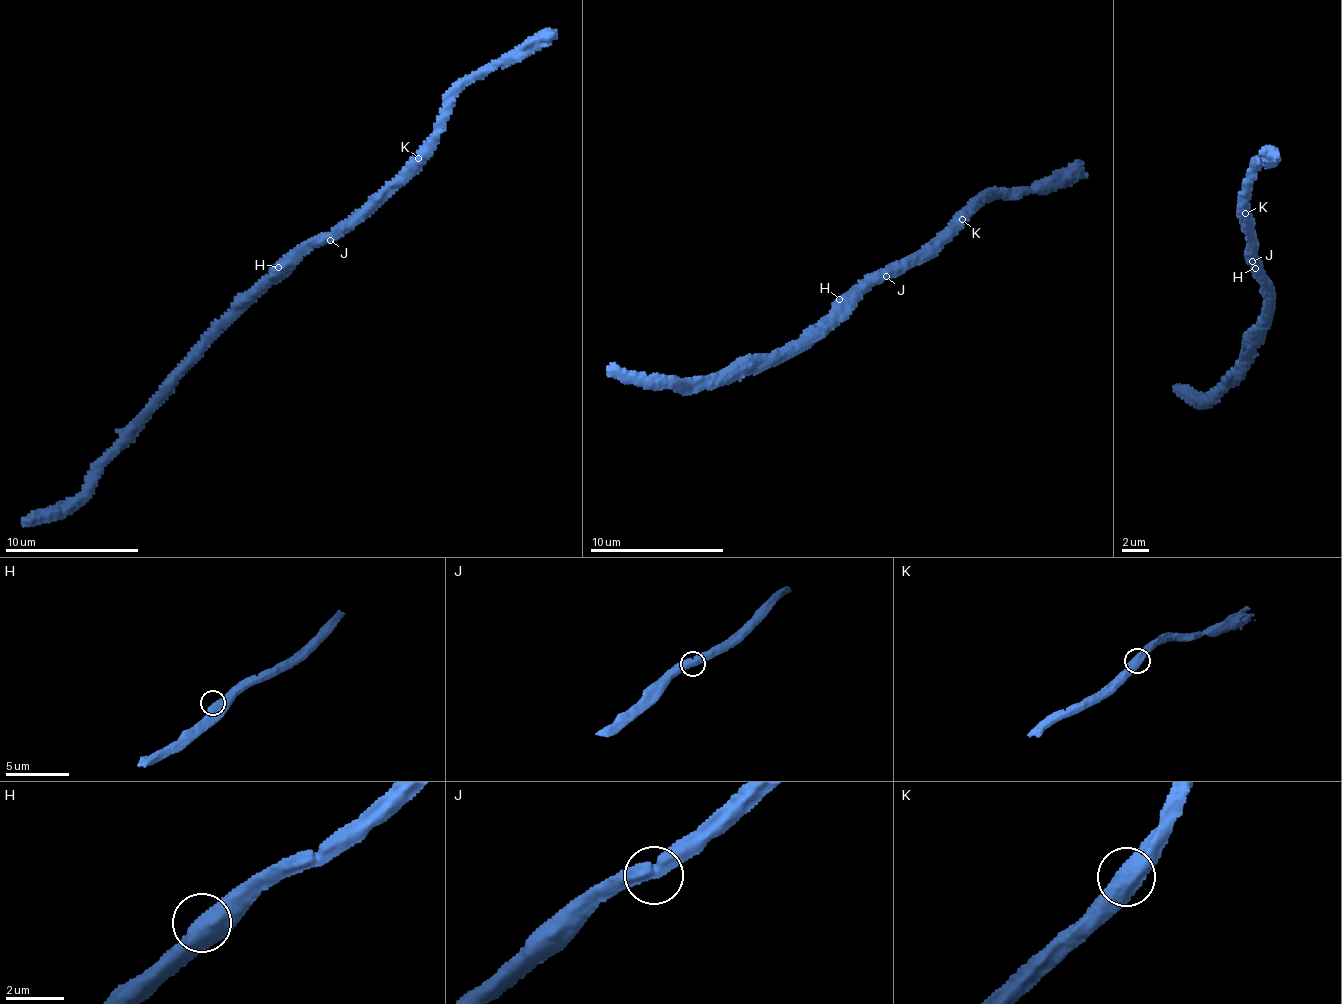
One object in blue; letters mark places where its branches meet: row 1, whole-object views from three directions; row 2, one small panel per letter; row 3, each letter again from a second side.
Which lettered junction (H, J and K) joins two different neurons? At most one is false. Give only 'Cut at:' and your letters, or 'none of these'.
Cut at: none of these

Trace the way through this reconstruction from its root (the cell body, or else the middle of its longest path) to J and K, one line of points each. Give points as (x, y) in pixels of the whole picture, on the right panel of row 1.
J: (1263, 275), (1258, 265), (1251, 261)
K: (1263, 275), (1252, 255), (1253, 223), (1250, 215), (1245, 212)

